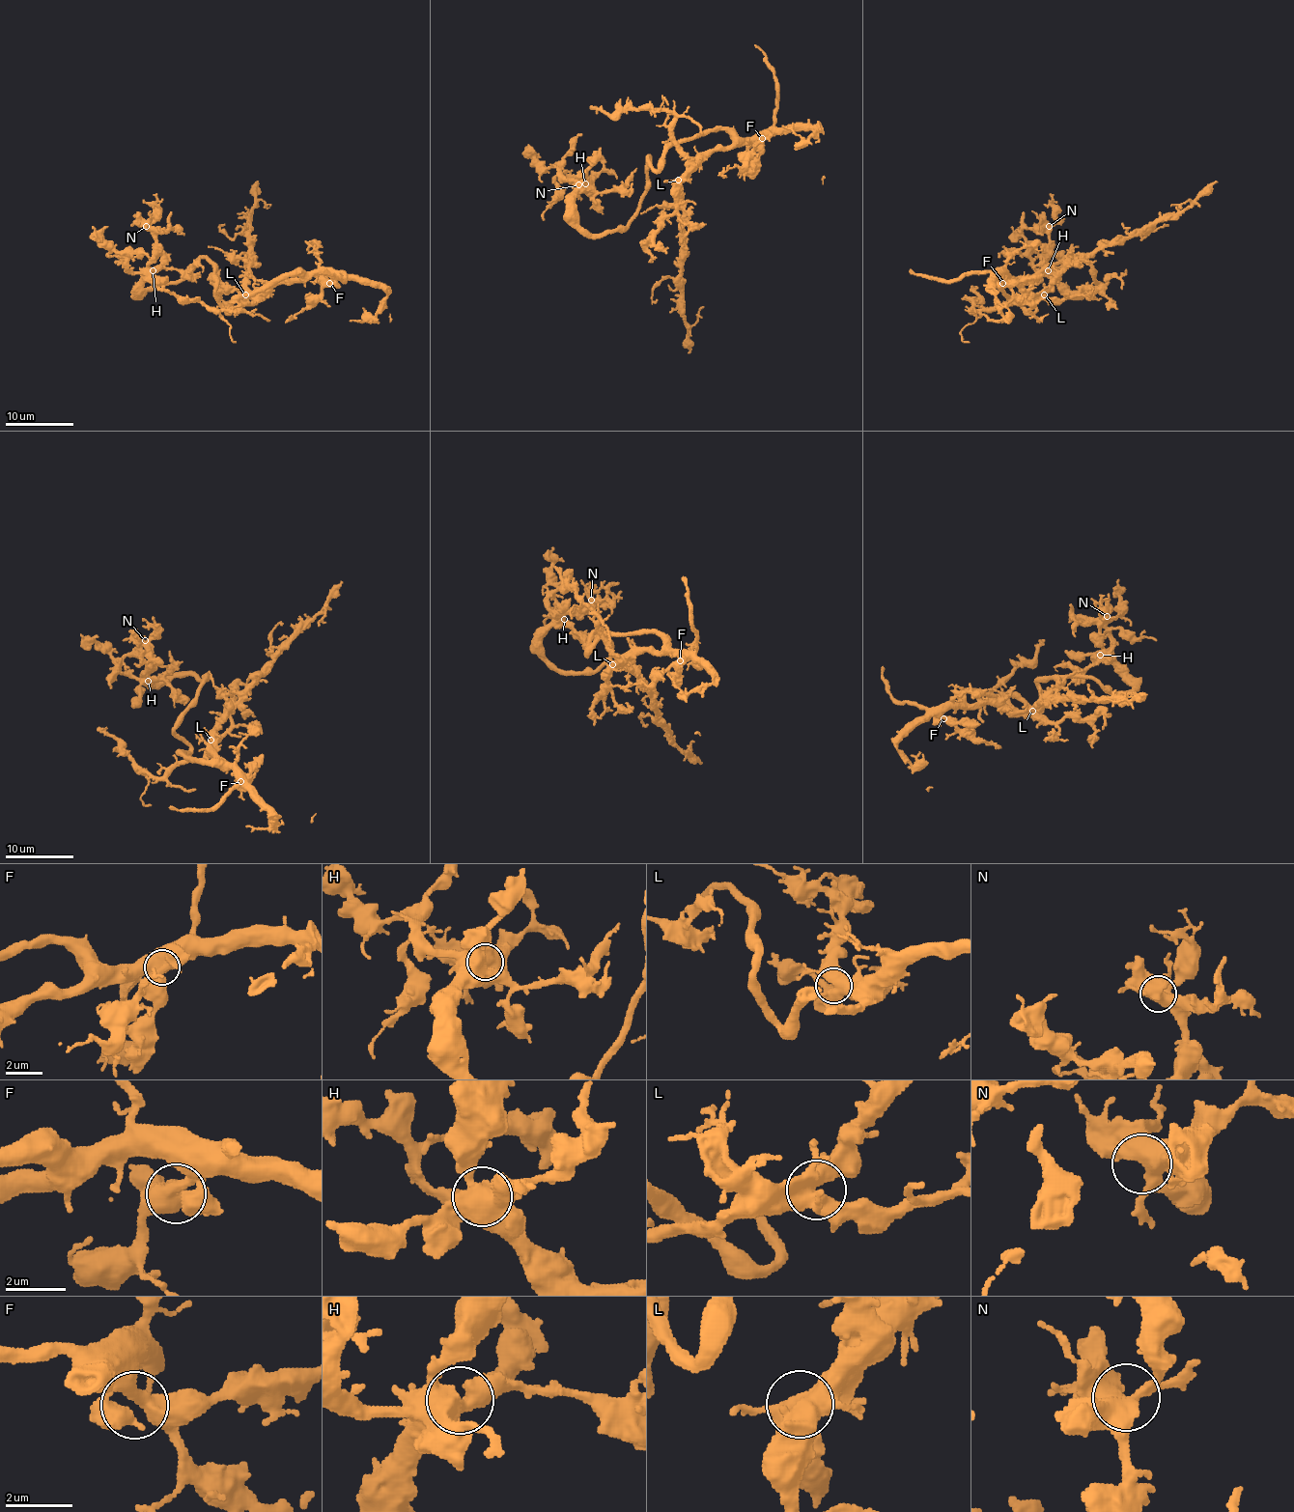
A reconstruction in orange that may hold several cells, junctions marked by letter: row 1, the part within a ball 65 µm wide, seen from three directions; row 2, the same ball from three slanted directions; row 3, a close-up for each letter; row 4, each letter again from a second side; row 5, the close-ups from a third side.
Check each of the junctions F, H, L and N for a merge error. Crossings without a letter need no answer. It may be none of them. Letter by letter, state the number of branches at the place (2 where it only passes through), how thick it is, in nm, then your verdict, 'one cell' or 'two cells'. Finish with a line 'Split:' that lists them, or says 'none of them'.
F: branches 2; calibre 440 nm; one cell
H: branches 3; calibre 500 nm; one cell
L: branches 5; calibre 550 nm; one cell
N: branches 4; calibre 480 nm; one cell
Split: none of them

